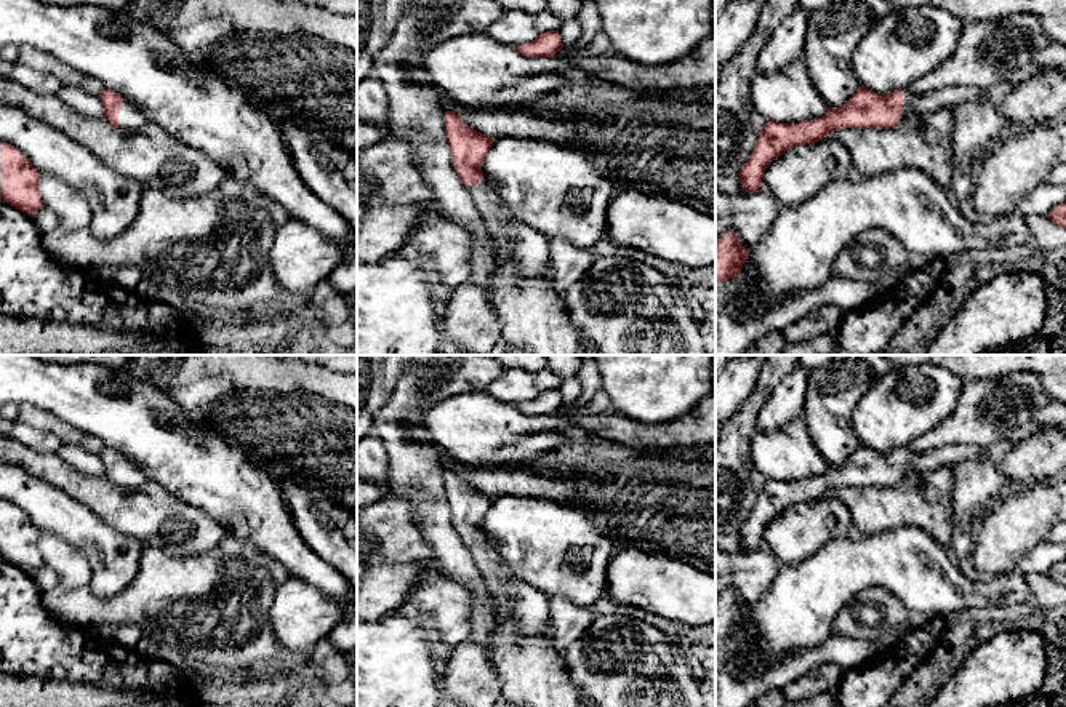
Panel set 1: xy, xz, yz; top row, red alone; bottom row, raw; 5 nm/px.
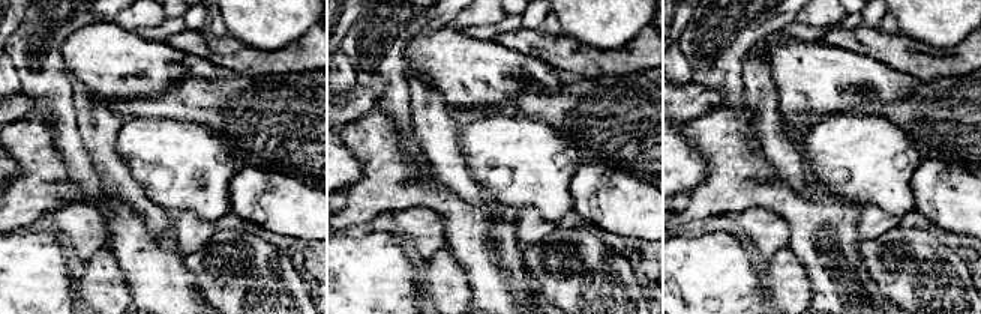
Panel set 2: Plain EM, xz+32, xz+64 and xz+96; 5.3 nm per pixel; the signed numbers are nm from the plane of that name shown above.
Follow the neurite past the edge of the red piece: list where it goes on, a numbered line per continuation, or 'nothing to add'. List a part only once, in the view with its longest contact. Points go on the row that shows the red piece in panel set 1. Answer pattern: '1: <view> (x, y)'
1: yz (908, 98)

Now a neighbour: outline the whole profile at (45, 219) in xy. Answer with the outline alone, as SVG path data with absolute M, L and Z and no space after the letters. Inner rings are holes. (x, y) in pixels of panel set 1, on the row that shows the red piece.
M42 206L35 213L32 213L30 218L42 234L53 232L59 227L59 218L48 206Z

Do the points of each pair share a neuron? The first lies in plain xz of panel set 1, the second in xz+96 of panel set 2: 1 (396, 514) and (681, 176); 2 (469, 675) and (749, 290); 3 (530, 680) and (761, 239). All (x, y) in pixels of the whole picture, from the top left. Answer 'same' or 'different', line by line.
1: different
2: different
3: different

